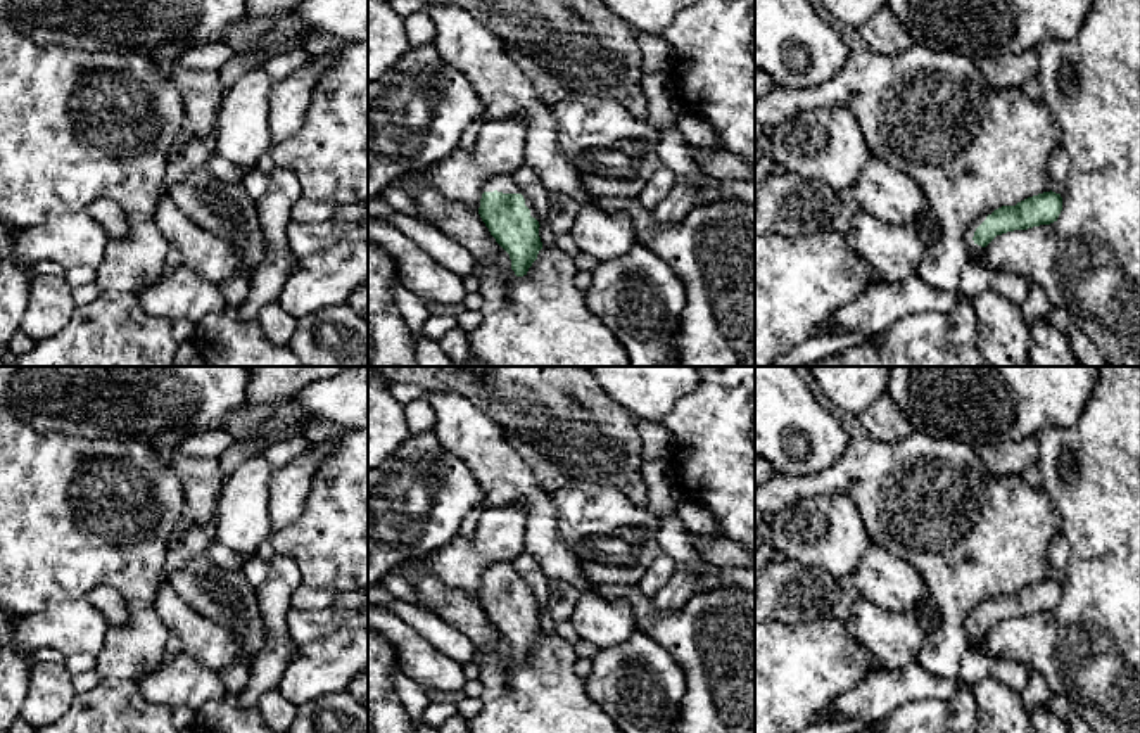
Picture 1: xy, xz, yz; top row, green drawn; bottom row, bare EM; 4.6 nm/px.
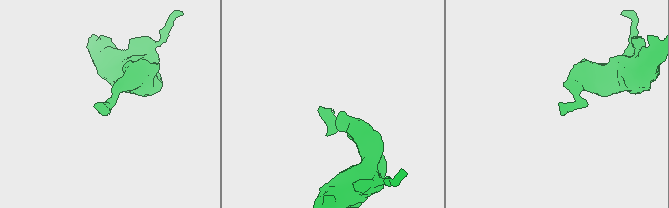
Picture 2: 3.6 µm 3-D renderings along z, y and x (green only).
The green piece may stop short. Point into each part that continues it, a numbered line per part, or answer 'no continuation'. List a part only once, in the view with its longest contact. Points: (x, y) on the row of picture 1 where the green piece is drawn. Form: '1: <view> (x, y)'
1: xz (505, 184)

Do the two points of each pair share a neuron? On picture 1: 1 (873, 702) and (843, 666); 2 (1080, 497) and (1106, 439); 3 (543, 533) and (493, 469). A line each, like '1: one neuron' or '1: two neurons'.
1: two neurons
2: one neuron
3: one neuron

